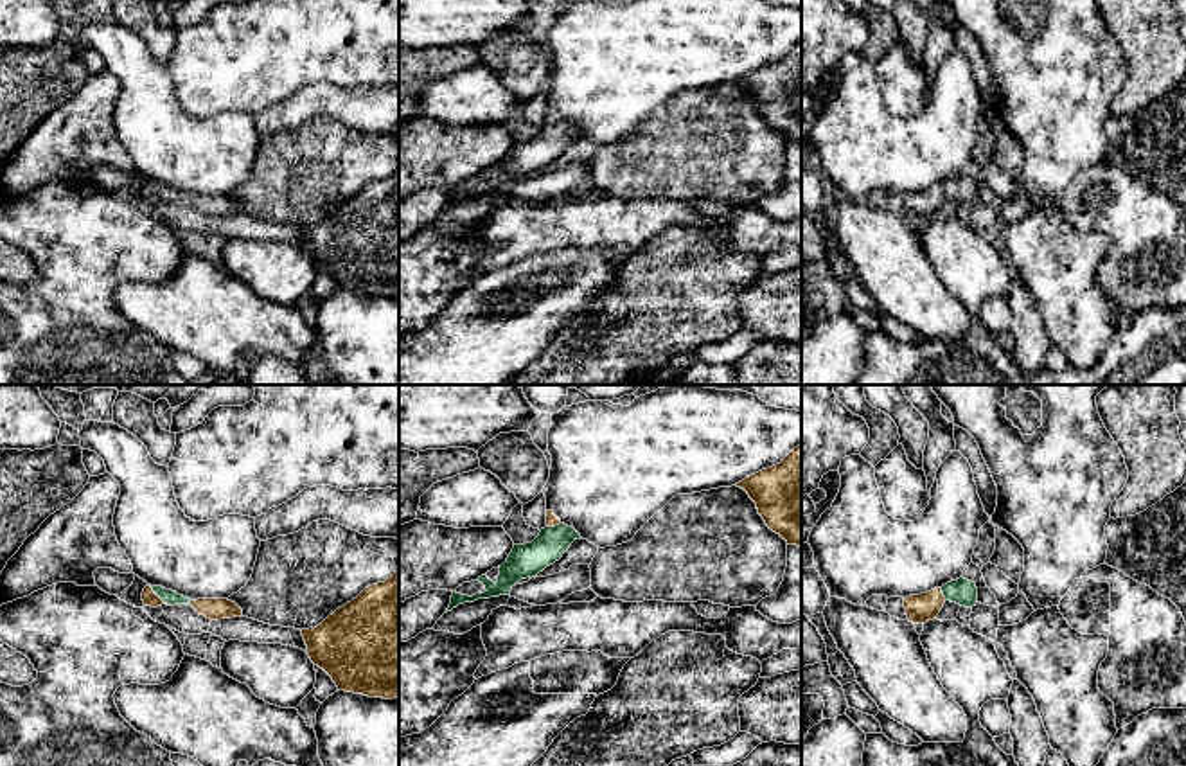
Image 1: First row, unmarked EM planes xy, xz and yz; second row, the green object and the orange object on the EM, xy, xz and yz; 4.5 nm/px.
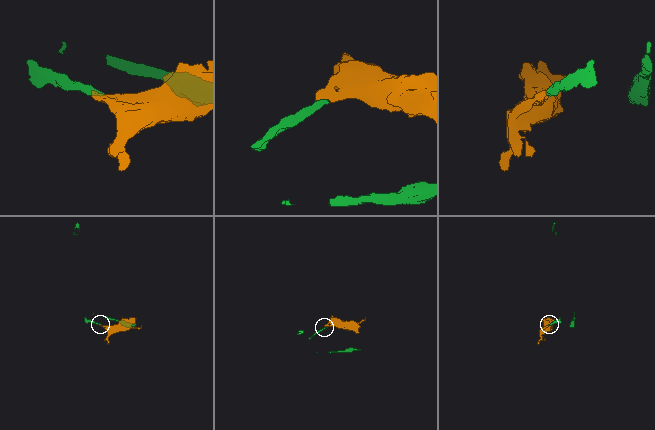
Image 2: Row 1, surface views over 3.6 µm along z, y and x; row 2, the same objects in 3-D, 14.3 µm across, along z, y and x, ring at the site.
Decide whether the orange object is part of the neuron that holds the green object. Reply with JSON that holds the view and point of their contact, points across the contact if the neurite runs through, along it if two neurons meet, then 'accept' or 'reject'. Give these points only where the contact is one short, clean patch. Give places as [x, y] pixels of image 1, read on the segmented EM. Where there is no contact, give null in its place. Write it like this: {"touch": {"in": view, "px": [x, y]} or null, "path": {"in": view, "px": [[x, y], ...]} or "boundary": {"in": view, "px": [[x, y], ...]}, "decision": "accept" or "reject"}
{"touch": {"in": "xy", "px": [160, 597]}, "path": {"in": "xy", "px": [[171, 597], [160, 597], [150, 597]]}, "decision": "accept"}

